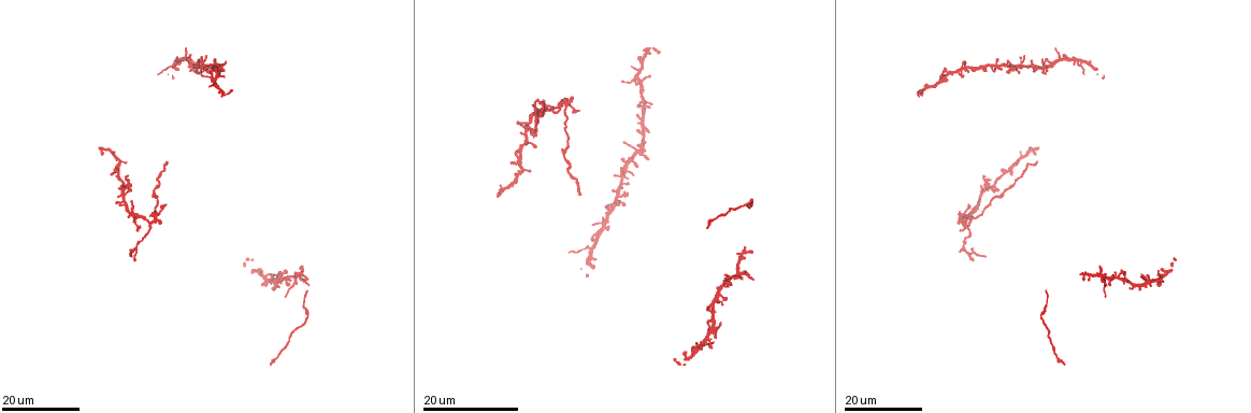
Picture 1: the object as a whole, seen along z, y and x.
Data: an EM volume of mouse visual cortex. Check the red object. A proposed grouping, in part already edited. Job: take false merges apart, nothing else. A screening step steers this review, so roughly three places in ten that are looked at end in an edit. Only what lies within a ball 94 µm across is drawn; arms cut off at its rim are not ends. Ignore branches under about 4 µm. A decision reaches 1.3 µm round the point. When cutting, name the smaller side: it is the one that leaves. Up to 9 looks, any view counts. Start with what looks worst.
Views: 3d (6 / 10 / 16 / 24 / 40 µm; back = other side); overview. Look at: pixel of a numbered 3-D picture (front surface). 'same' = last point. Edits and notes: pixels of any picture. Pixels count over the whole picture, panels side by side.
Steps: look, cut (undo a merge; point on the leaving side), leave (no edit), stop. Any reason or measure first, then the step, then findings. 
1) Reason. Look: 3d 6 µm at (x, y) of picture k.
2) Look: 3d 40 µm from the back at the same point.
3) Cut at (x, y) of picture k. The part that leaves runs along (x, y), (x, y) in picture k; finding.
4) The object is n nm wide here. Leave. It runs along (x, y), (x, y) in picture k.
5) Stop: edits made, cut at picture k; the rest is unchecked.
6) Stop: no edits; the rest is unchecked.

Side arm on a straight run. Look: 3d 16 µm at (971, 215) of picture 1.

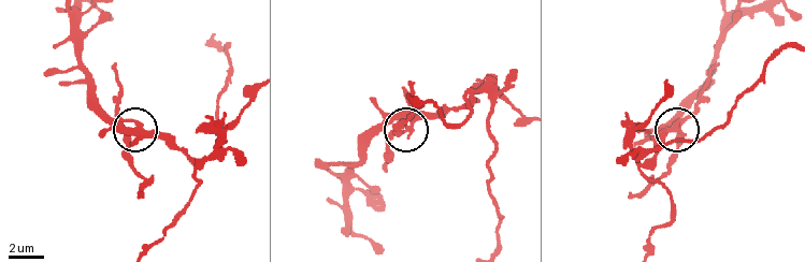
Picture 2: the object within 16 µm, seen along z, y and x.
Look: 3d 6 µm at the same point.

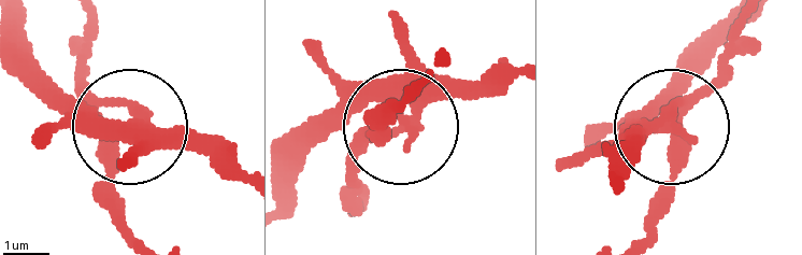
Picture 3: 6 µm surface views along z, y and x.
The object is 290 nm wide here. Cut at (354, 152) of picture 3. The part that leaves runs along (664, 116), (676, 163), (642, 243) in picture 3; two neurons meet here.

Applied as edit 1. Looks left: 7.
Look: overview.

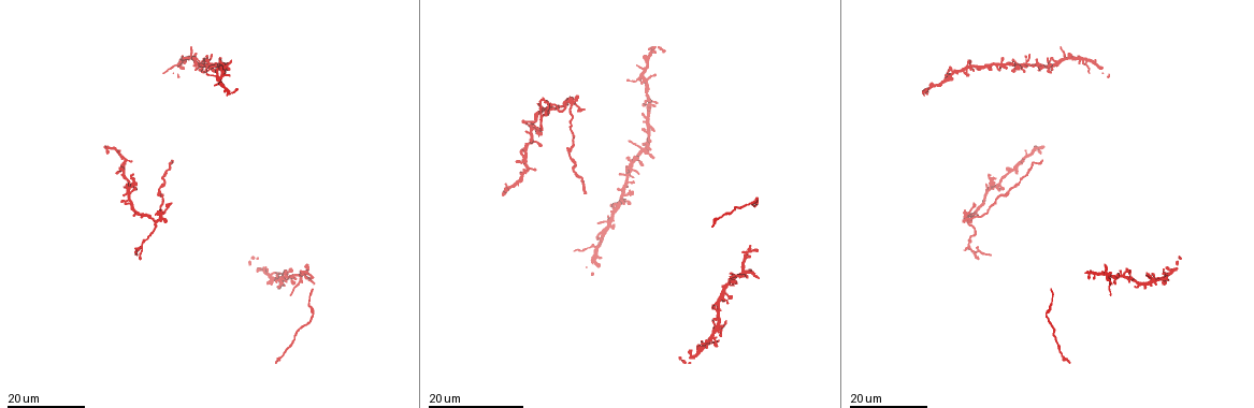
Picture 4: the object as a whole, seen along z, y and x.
Small branch off a trunk. Look: 3d 24 µm at (969, 222) of picture 4.

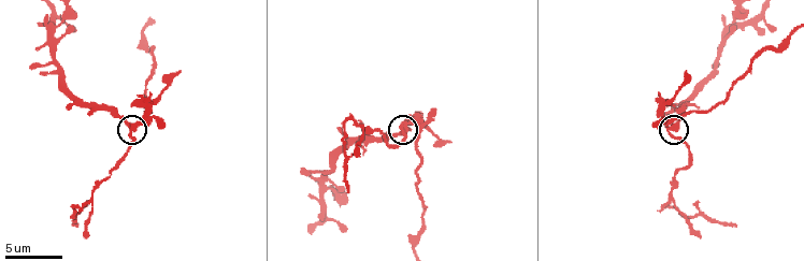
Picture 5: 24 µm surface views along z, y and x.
Zoom in. Look: 3d 10 µm at (673, 127) of picture 5.

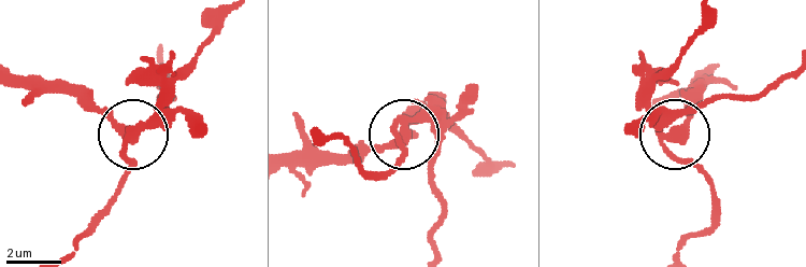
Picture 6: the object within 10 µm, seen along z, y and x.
3 arms meet here. Cut at (439, 134) of picture 6. The part that leaves runs along (662, 136), (682, 110), (731, 94), (759, 94), (787, 80) in picture 6; two neurons meet here.

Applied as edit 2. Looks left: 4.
Four or more arms meet. Look: 3d 6 µm at (54, 16) of picture 5.

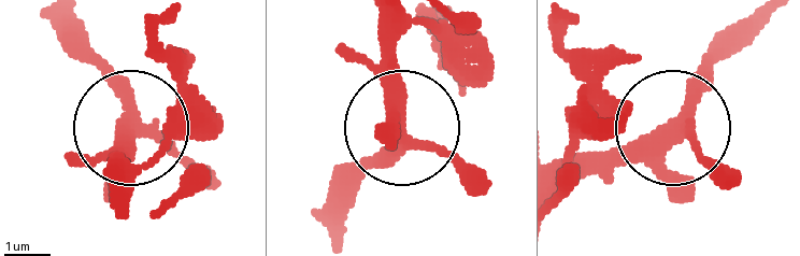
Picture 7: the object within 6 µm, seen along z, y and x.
The object is 330 nm wide here. Leave. It runs along (219, 180), (134, 130), (118, 145), (118, 176) in picture 7; continuous, no second neuron.

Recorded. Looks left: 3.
Thick turns thin. Look: 3d 24 µm at (313, 314) of picture 4.

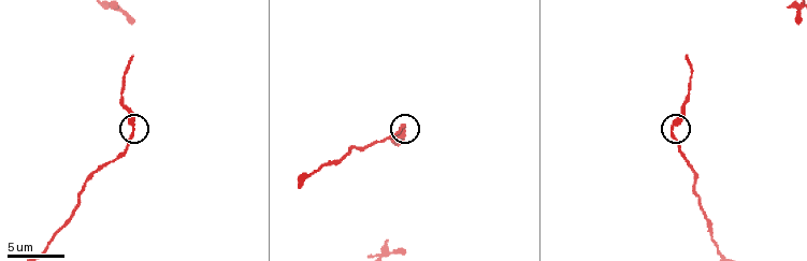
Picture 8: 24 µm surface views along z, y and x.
Closer look. Look: 3d 10 µm at (133, 125) of picture 8.

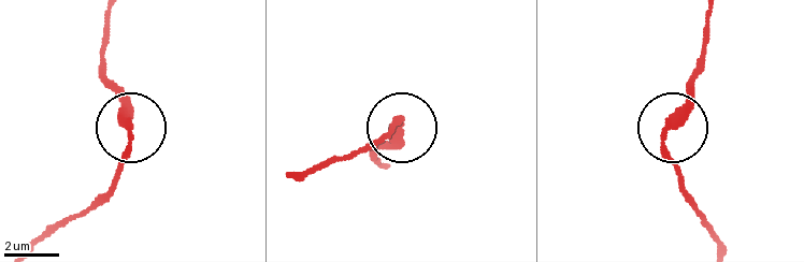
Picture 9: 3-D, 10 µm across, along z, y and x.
Leave. All the same neuron.

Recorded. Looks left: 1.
Stop: edits made, cut at picture 3, cut at picture 6; the rest is unchecked.

